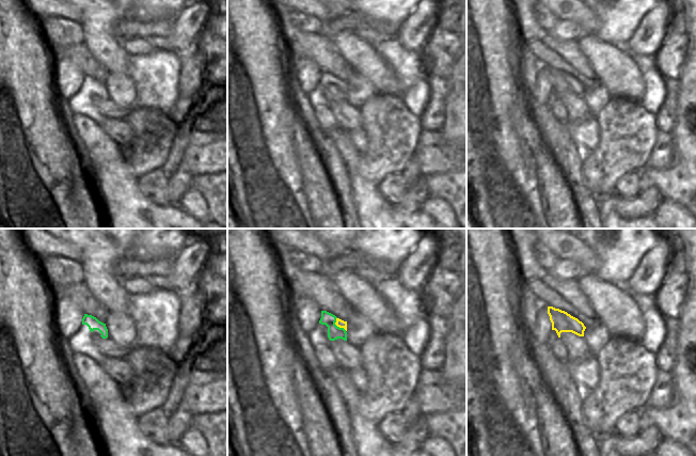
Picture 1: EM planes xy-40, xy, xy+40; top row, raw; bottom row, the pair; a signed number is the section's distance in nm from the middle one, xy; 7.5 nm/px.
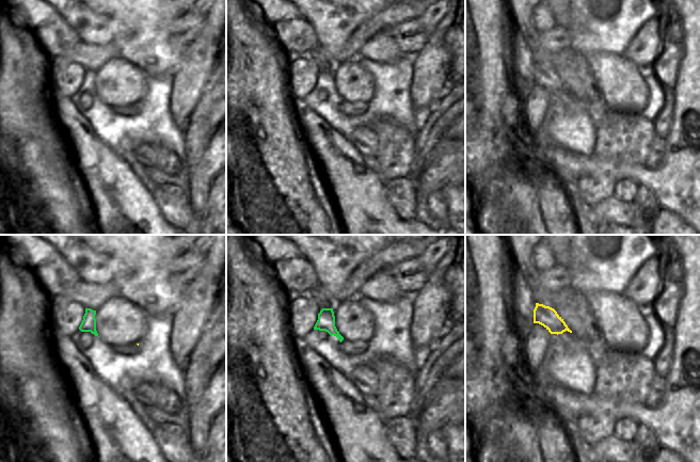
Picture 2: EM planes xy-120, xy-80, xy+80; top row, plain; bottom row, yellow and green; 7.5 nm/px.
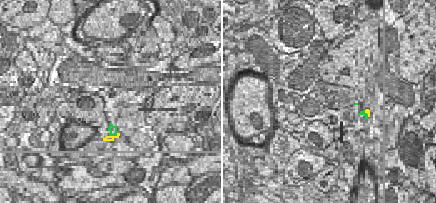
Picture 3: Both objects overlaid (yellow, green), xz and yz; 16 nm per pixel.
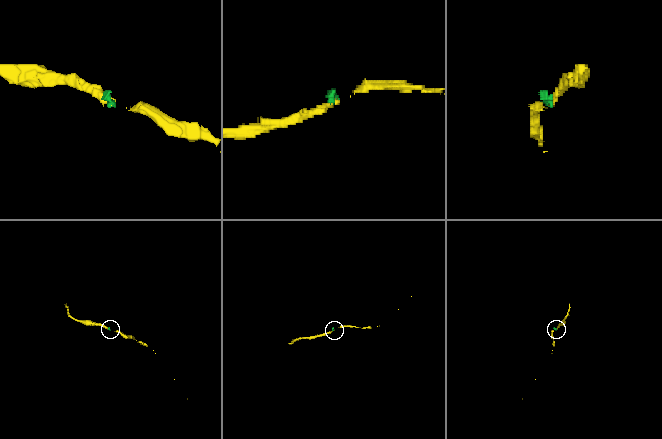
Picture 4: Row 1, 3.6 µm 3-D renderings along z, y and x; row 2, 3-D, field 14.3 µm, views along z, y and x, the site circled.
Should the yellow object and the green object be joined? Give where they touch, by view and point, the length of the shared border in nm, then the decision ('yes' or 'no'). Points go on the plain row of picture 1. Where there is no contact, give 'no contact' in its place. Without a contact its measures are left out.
xy (337, 87) | 130 nm | no

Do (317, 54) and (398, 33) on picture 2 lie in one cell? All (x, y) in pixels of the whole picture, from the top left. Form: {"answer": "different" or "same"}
{"answer": "different"}

